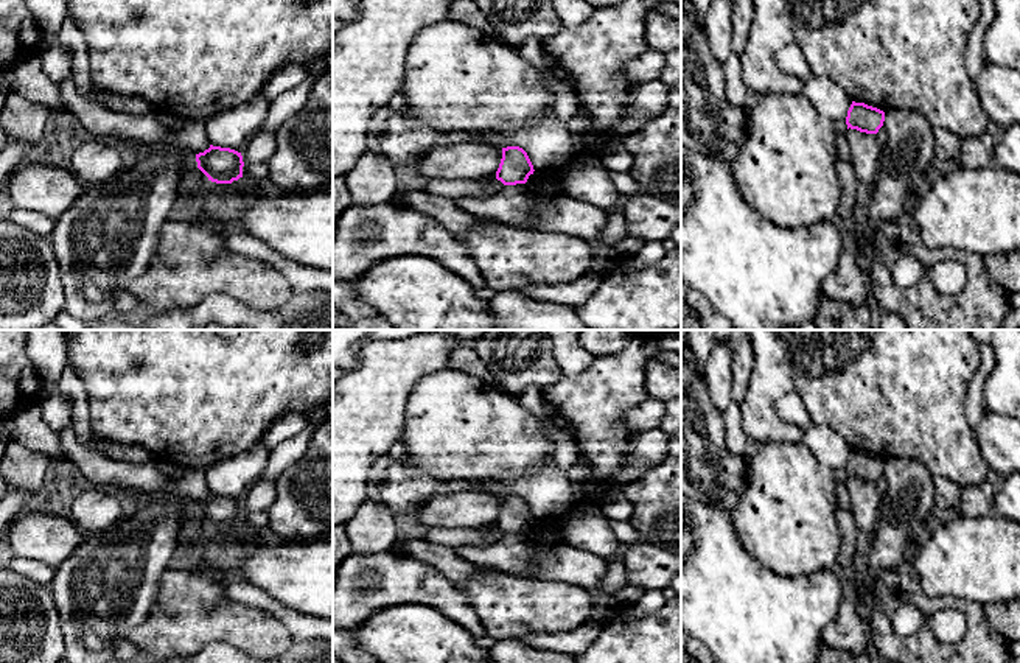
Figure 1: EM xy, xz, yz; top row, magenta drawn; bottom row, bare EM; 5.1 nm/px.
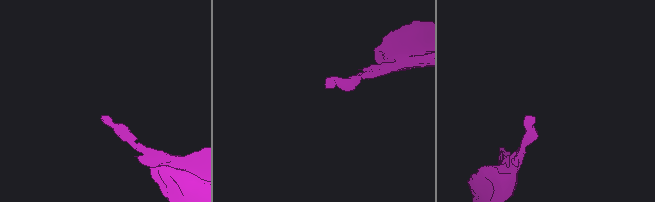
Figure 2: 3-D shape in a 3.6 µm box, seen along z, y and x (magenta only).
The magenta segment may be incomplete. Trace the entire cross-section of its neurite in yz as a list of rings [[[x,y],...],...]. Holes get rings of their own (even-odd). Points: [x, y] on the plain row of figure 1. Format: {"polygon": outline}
{"polygon": [[[852,450],[846,465],[847,478],[849,476],[857,478],[866,482],[877,482],[879,478],[883,475],[883,470],[885,470],[883,459],[855,450]]]}

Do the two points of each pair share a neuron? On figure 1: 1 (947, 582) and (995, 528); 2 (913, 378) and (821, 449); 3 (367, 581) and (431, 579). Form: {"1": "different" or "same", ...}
{"1": "same", "2": "different", "3": "same"}

